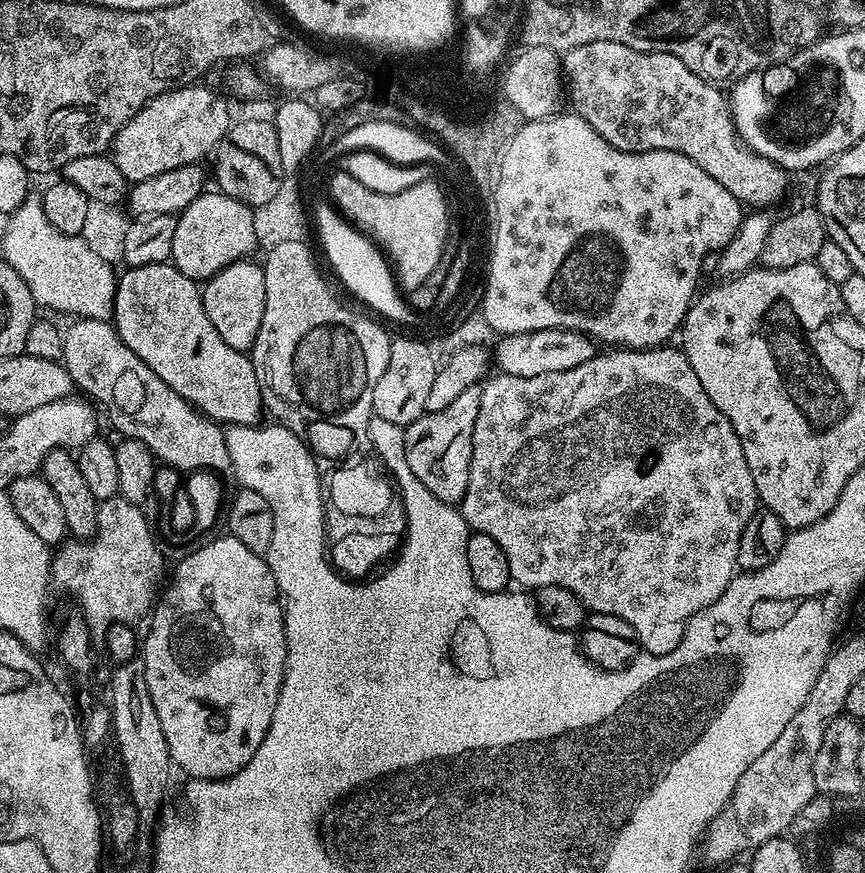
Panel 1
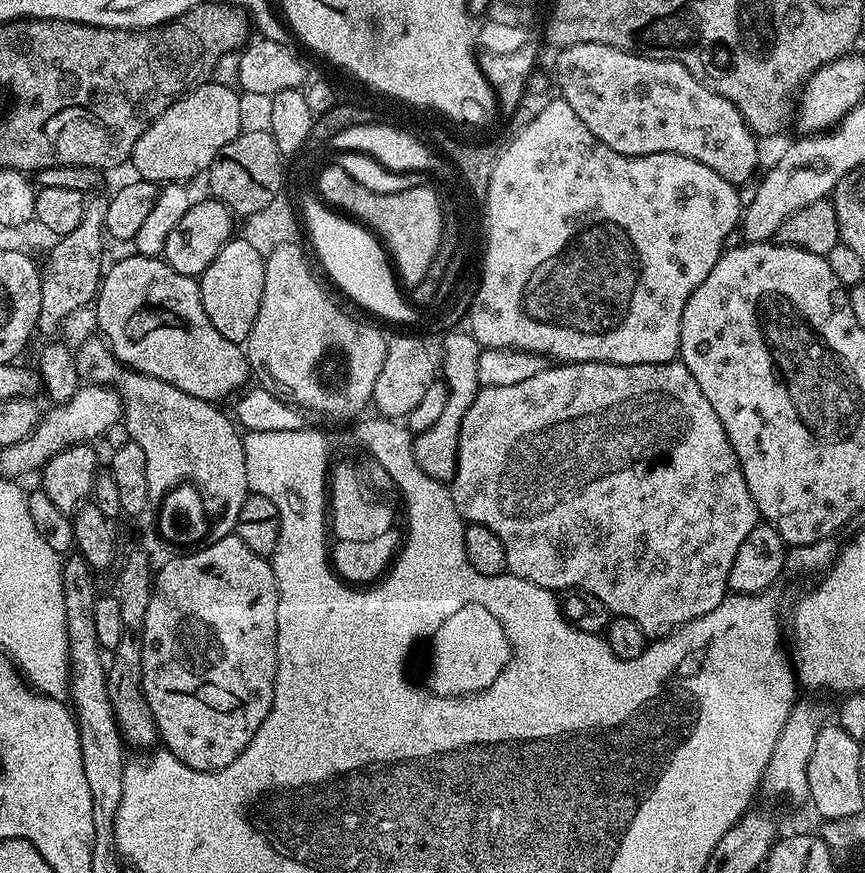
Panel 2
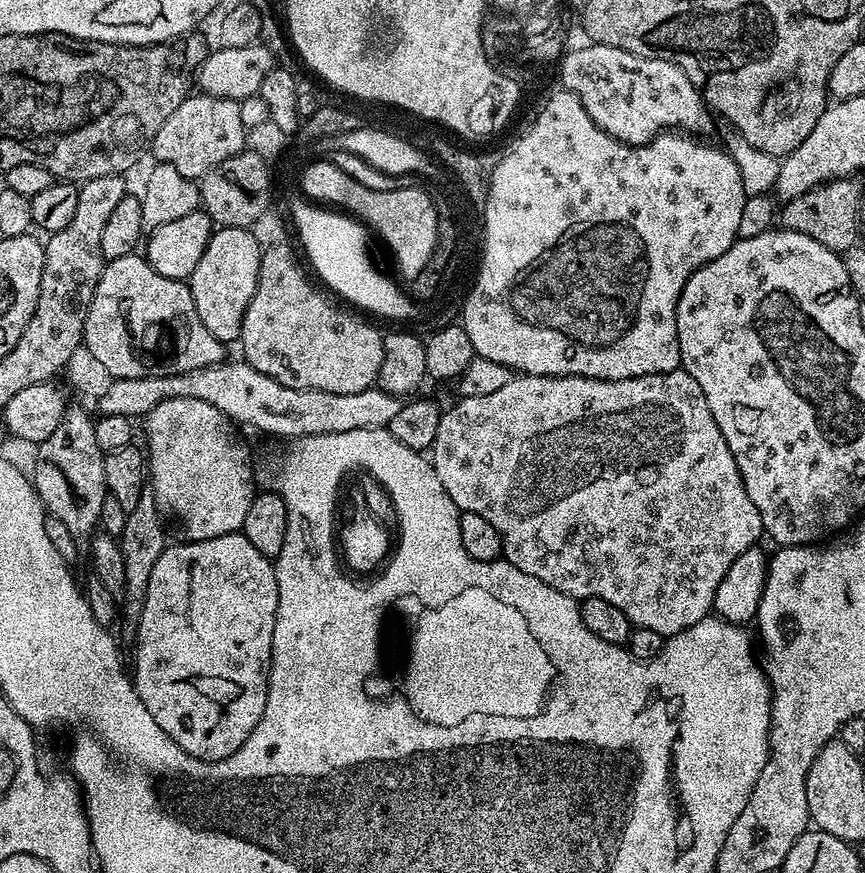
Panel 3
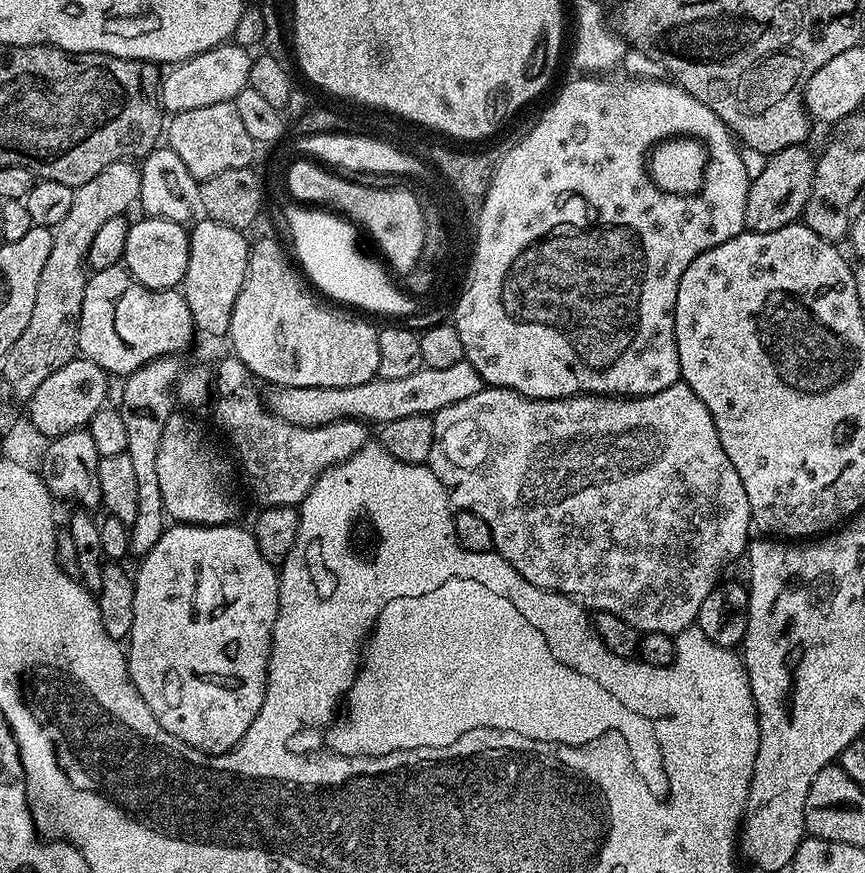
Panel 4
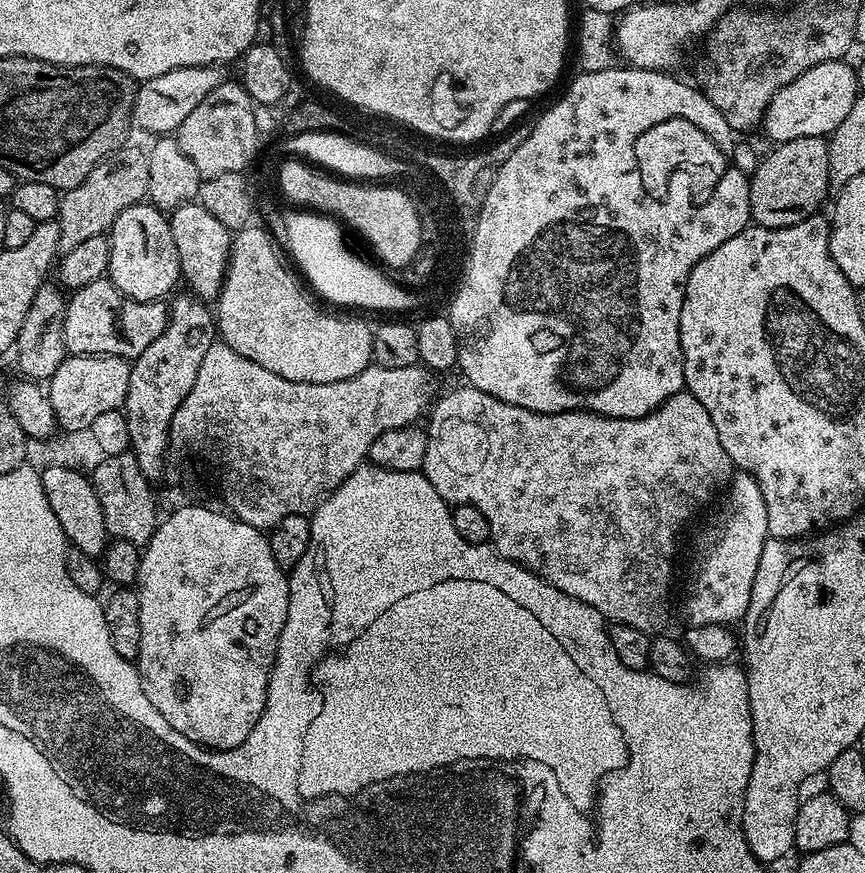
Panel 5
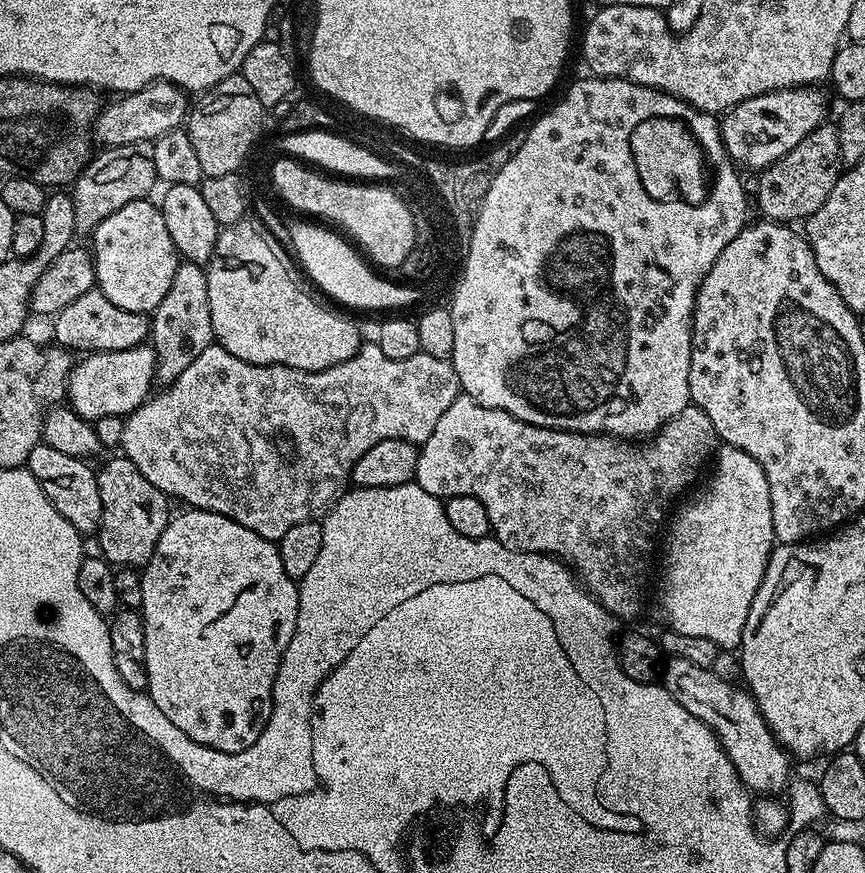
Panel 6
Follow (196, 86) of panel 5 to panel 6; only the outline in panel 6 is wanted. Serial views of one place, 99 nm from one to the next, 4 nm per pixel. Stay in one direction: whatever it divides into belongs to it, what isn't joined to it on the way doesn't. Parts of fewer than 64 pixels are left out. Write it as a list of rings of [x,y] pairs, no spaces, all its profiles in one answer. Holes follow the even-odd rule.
[[[157,80],[142,90],[129,92],[113,100],[116,100],[113,104],[103,105],[94,125],[95,139],[99,143],[101,140],[104,148],[117,148],[134,142],[155,142],[162,134],[181,127],[190,111],[190,100],[184,89],[164,80]]]

